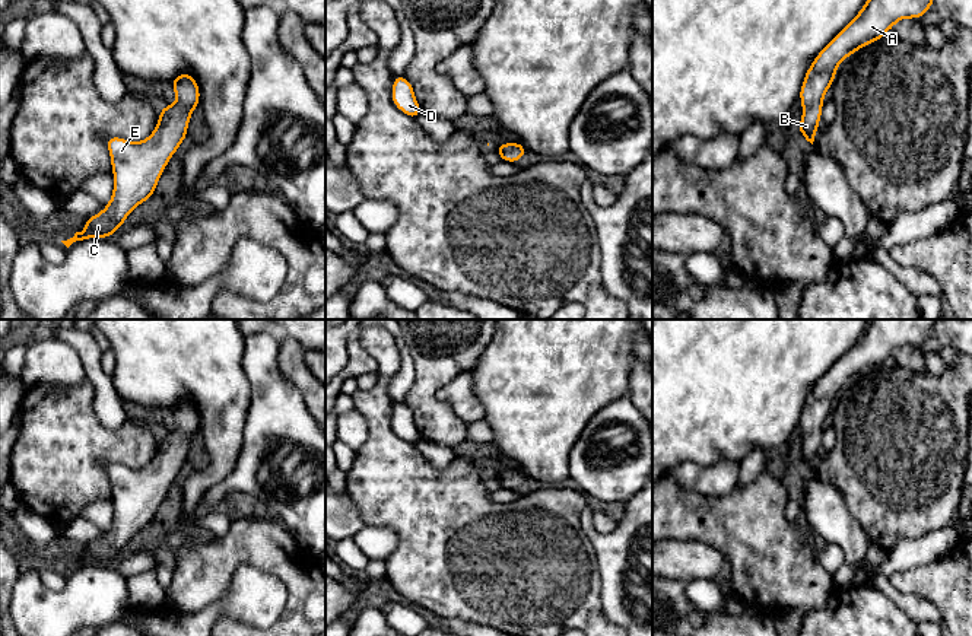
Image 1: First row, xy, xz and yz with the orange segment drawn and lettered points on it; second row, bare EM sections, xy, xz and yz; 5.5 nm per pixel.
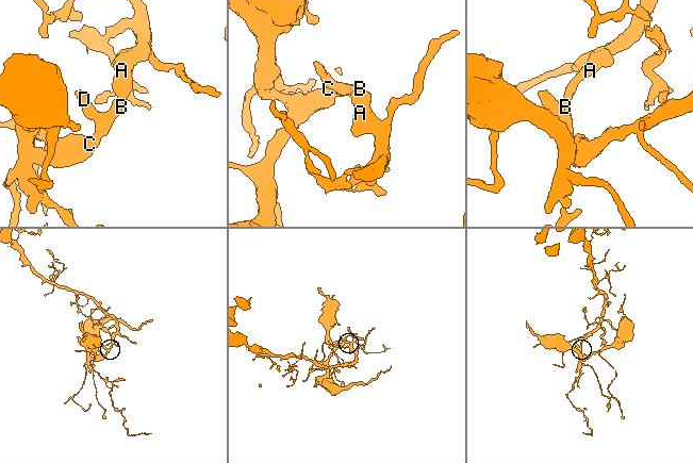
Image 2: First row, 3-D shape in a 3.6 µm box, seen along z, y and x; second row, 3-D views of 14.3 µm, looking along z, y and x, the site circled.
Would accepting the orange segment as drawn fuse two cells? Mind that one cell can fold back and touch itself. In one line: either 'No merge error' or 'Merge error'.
No merge error

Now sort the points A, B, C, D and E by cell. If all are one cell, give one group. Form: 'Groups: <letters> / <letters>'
Groups: A B C D E

